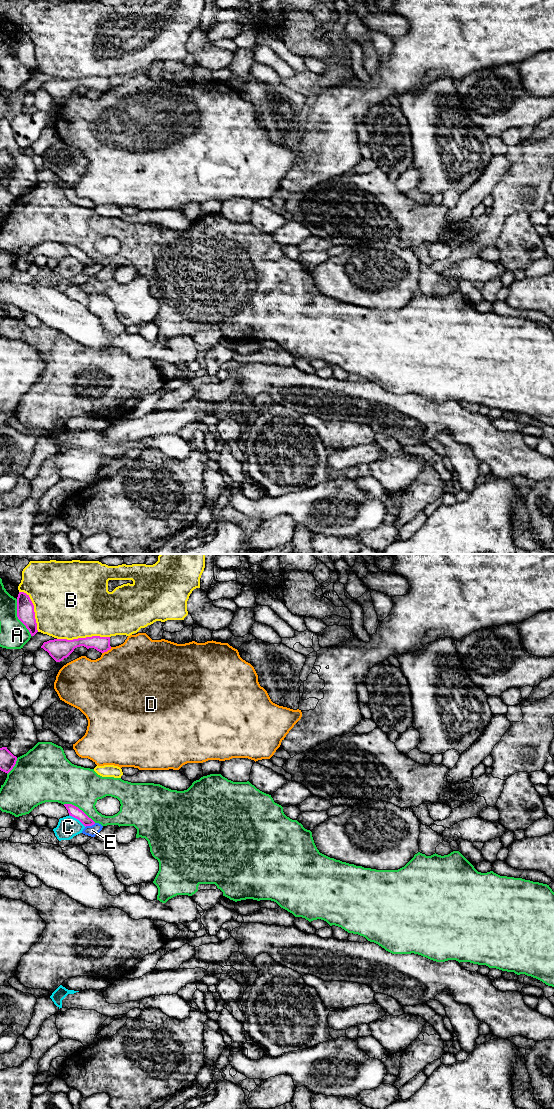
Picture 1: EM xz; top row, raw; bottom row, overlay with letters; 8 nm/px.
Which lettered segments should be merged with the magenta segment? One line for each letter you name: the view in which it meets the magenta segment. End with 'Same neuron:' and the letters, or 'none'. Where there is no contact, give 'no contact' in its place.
Same neuron: none

